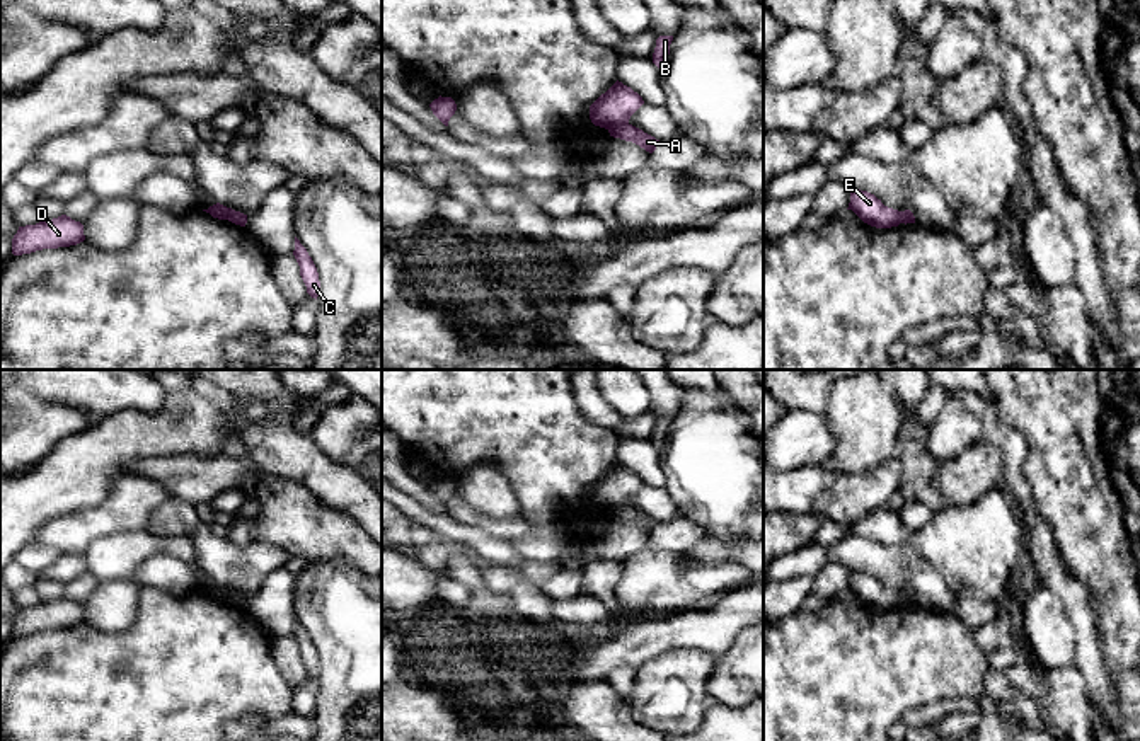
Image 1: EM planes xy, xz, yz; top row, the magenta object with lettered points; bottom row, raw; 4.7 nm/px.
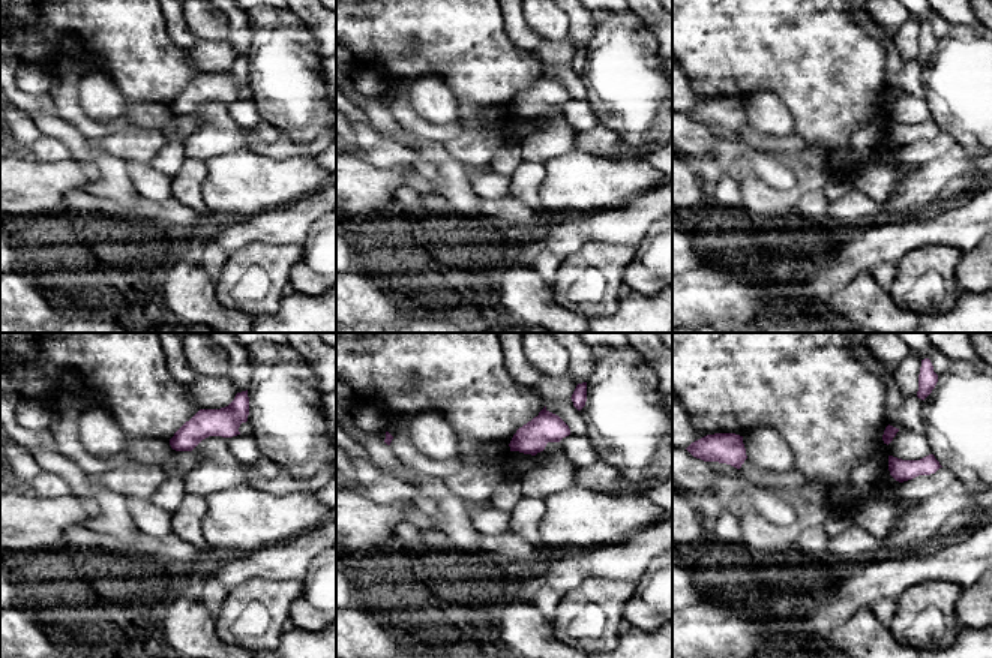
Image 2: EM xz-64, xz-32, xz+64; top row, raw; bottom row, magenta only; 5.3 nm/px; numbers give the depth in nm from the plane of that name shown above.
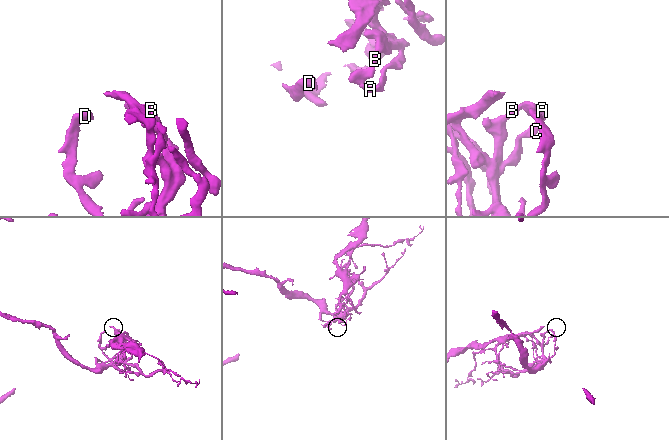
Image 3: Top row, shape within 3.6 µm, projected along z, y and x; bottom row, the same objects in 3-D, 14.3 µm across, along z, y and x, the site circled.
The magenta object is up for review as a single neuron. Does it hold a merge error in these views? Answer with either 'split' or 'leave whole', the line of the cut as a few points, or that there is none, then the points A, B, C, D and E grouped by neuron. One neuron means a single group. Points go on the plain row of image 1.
split; cut xz (627, 503), (609, 513); groups A C D / B E

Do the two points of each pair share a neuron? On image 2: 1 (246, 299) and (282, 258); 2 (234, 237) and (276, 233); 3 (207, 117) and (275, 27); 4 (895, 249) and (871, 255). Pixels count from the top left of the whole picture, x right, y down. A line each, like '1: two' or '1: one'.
1: one
2: one
3: two
4: one

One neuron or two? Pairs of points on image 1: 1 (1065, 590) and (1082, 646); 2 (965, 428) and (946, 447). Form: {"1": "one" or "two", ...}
{"1": "one", "2": "one"}

